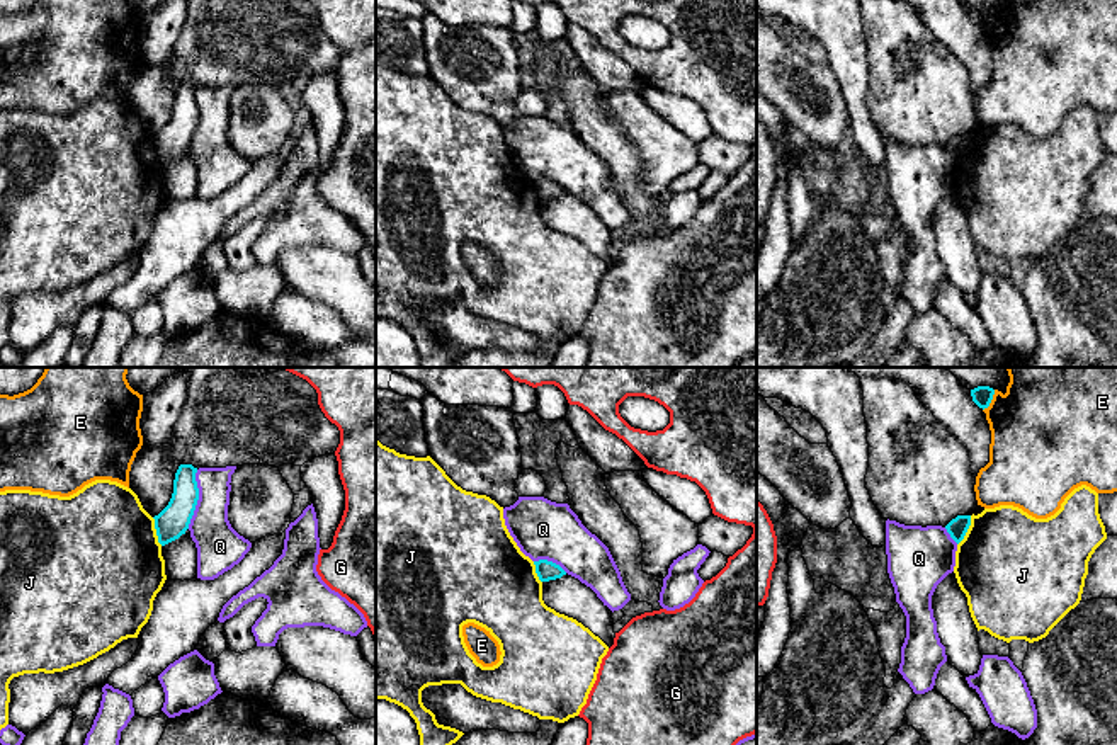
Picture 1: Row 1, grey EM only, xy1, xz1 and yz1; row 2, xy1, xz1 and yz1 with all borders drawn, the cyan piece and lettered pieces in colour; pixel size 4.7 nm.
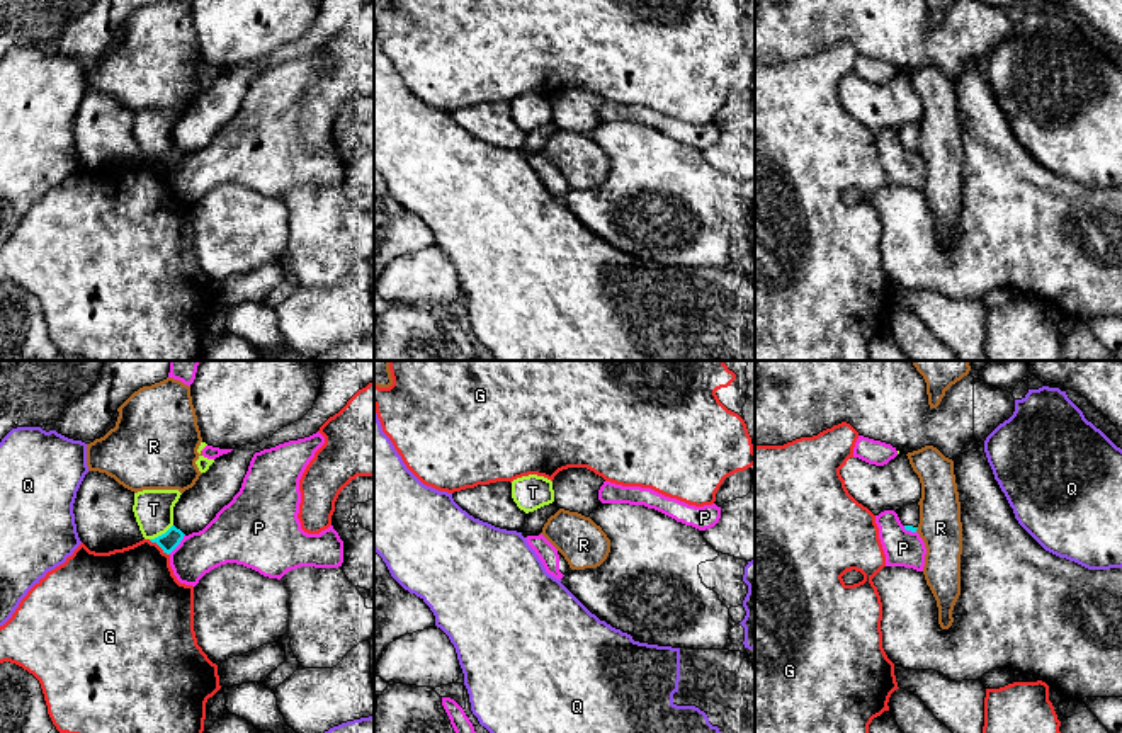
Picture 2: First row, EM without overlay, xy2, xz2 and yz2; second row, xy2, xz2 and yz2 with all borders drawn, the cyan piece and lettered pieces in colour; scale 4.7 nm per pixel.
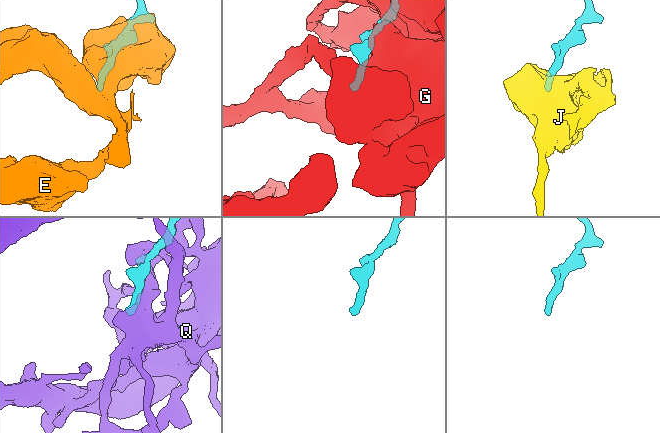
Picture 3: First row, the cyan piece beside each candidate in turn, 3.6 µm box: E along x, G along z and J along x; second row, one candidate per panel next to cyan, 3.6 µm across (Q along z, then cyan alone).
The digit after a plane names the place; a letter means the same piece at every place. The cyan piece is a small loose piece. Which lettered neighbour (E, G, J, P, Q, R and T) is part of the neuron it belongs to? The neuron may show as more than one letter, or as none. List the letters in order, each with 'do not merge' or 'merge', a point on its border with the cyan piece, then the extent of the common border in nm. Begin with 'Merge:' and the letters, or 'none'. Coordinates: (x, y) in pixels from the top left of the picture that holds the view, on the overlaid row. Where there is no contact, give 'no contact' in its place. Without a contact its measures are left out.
Merge: none
E: do not merge; meets cyan in yz1 at (990, 400); contact 120 nm long
G: do not merge; meets cyan in xy2 at (158, 545); contact 130 nm long
J: do not merge; meets cyan in yz1 at (966, 531); contact 160 nm long
P: do not merge; meets cyan in xy2 at (177, 545); contact 120 nm long
Q: do not merge; meets cyan in xy1 at (198, 499); contact 280 nm long
R: do not merge; meets cyan in yz2 at (917, 528); contact 30 nm long
T: do not merge; meets cyan in xy2 at (162, 534); contact 130 nm long

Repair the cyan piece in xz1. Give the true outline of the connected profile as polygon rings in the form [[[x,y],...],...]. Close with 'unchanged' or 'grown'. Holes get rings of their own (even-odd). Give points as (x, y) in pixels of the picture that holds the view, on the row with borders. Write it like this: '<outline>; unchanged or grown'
[[[547,560],[534,561],[534,565],[536,565],[536,573],[541,582],[556,580],[566,575],[566,572],[559,565]]]; unchanged

